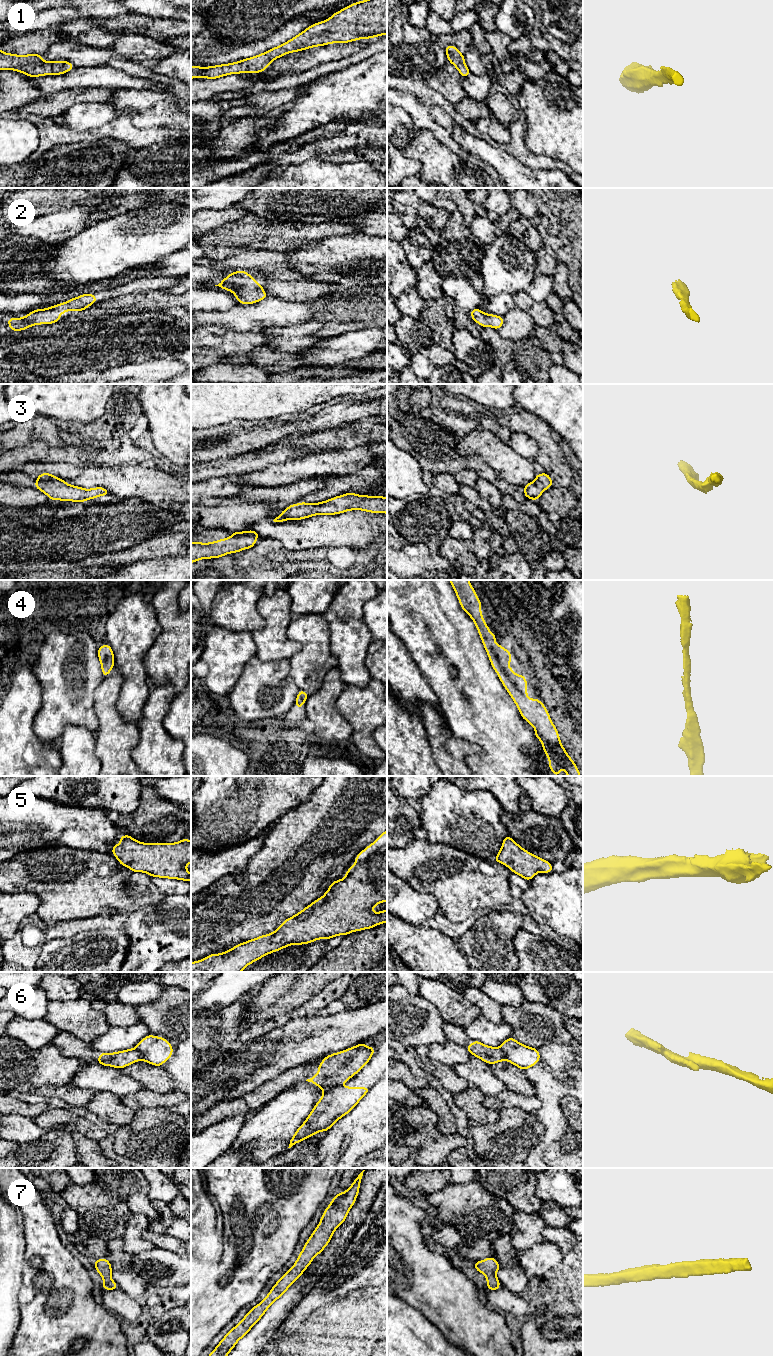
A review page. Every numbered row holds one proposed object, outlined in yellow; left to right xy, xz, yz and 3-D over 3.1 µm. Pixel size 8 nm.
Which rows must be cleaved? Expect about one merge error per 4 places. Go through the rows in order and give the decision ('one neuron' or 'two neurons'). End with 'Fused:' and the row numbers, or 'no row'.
1: one neuron
2: one neuron
3: one neuron
4: one neuron
5: one neuron
6: two neurons
7: one neuron
Fused: 6

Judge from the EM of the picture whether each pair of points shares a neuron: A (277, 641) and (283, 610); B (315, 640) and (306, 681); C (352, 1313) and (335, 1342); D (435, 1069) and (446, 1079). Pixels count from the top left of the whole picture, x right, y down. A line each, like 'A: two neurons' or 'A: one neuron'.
A: one neuron
B: one neuron
C: one neuron
D: one neuron

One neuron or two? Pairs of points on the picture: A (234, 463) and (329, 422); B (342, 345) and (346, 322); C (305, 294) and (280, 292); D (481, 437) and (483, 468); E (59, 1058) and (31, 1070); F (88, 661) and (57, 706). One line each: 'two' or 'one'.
A: two
B: two
C: one
D: two
E: one
F: one

